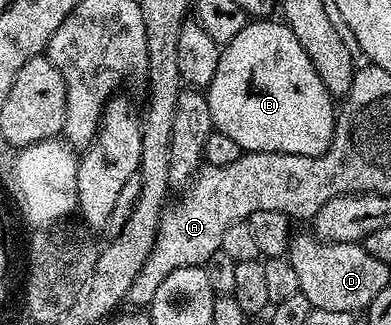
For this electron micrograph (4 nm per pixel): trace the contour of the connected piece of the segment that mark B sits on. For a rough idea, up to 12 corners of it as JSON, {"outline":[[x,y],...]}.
{"outline":[[286,23],[219,53],[214,131],[243,152],[325,154],[337,104]]}

